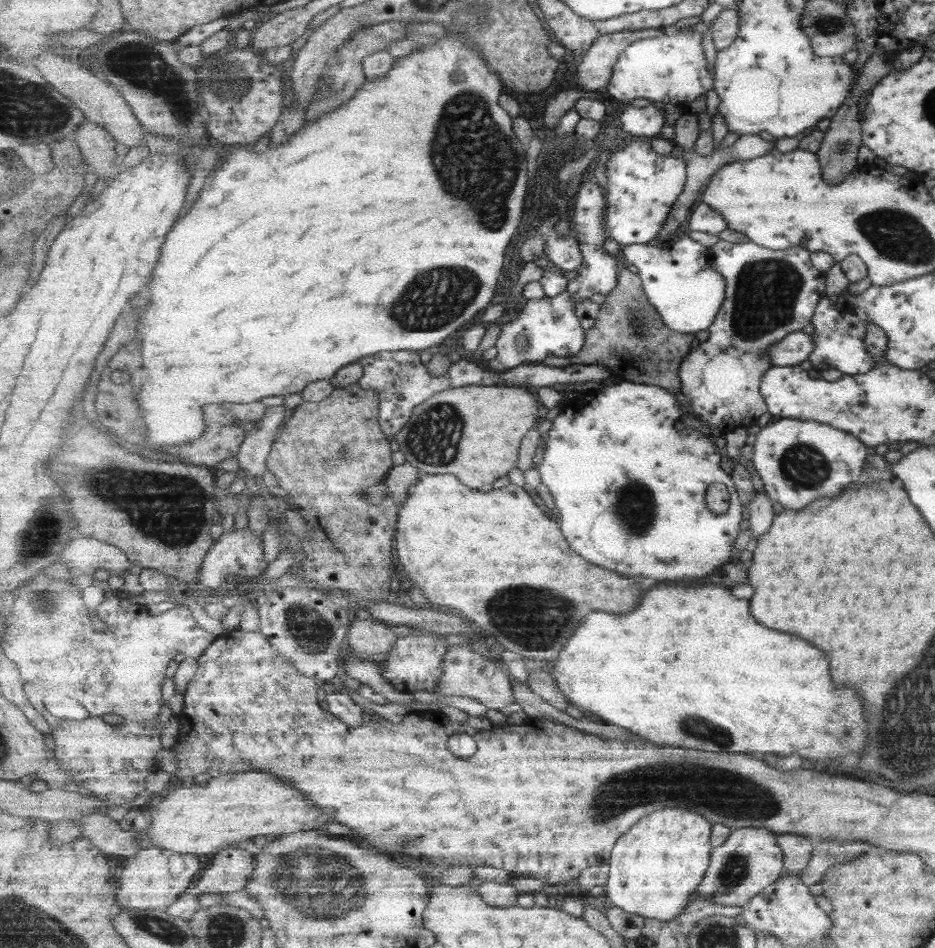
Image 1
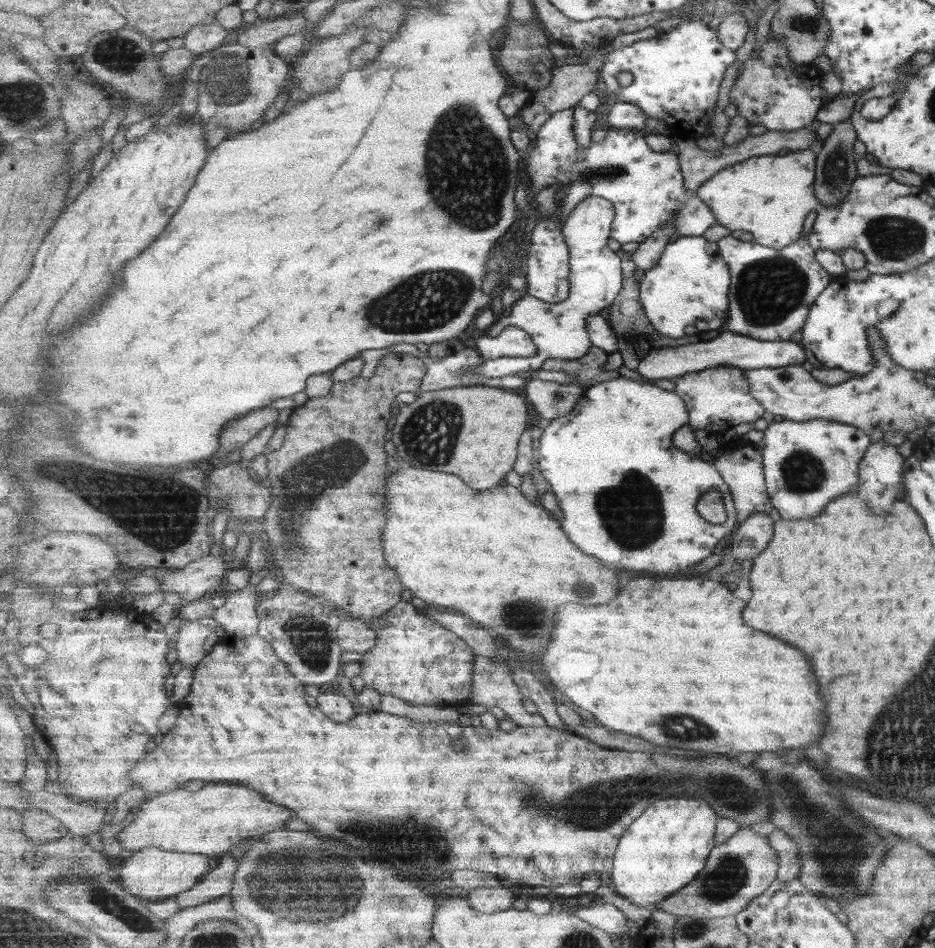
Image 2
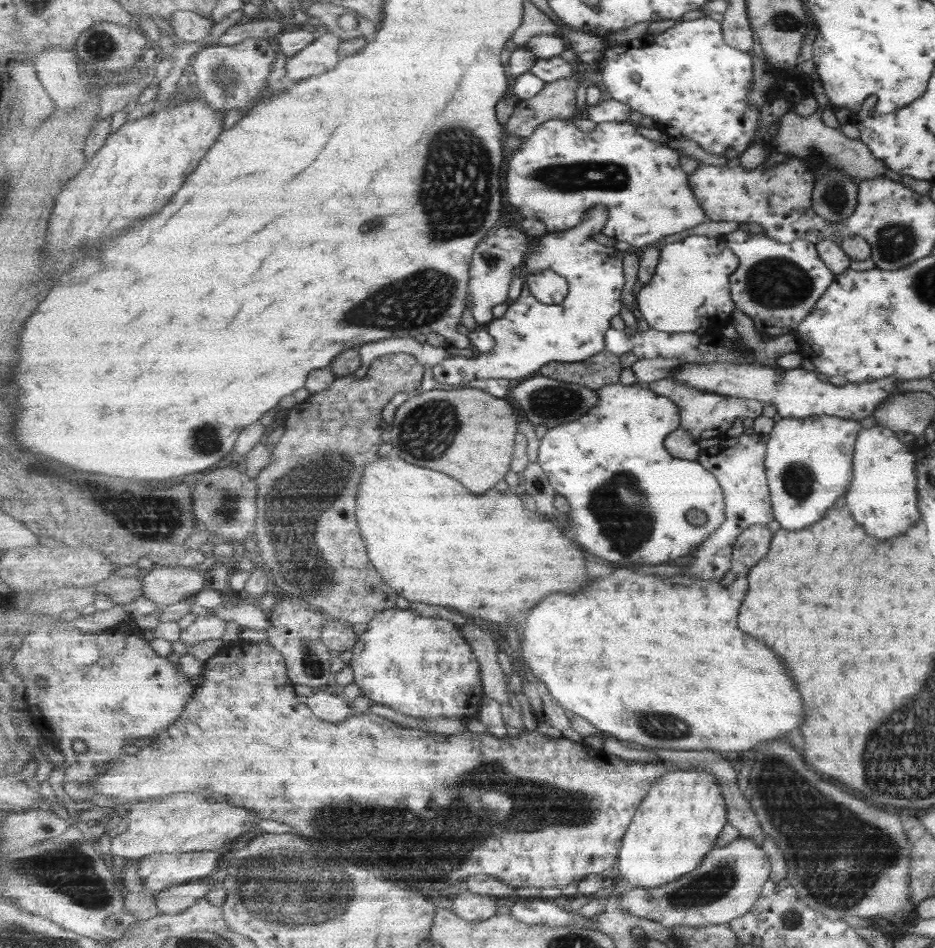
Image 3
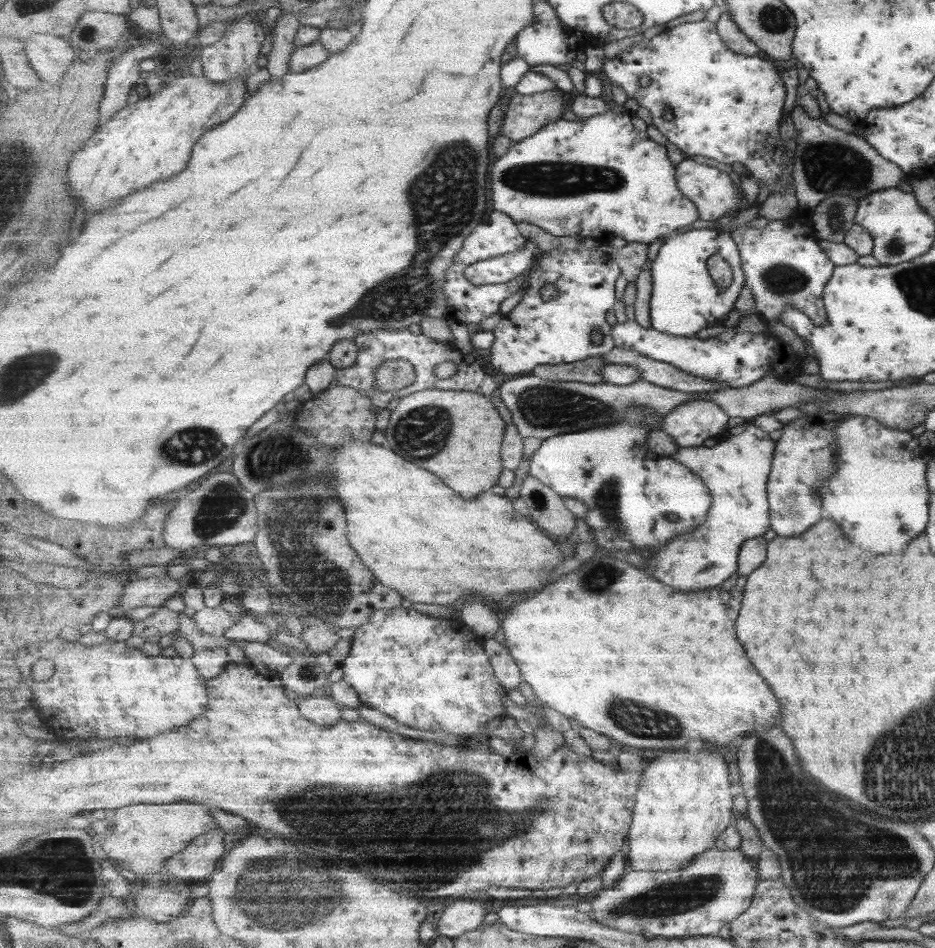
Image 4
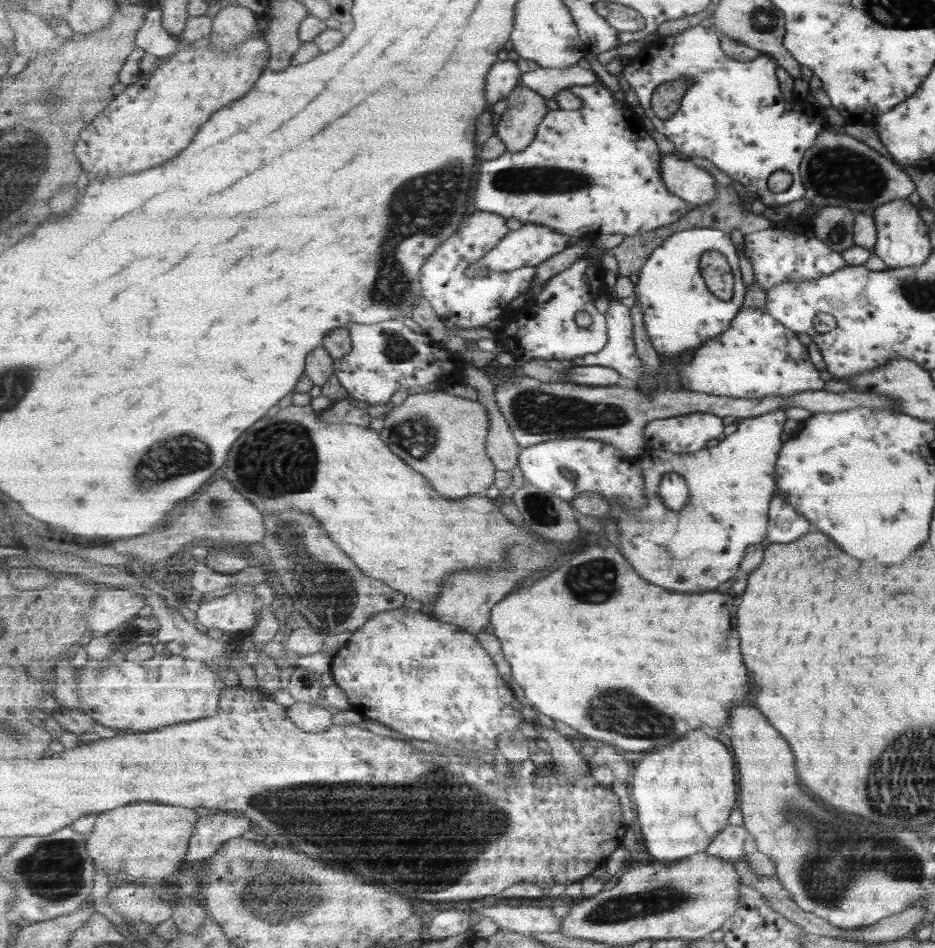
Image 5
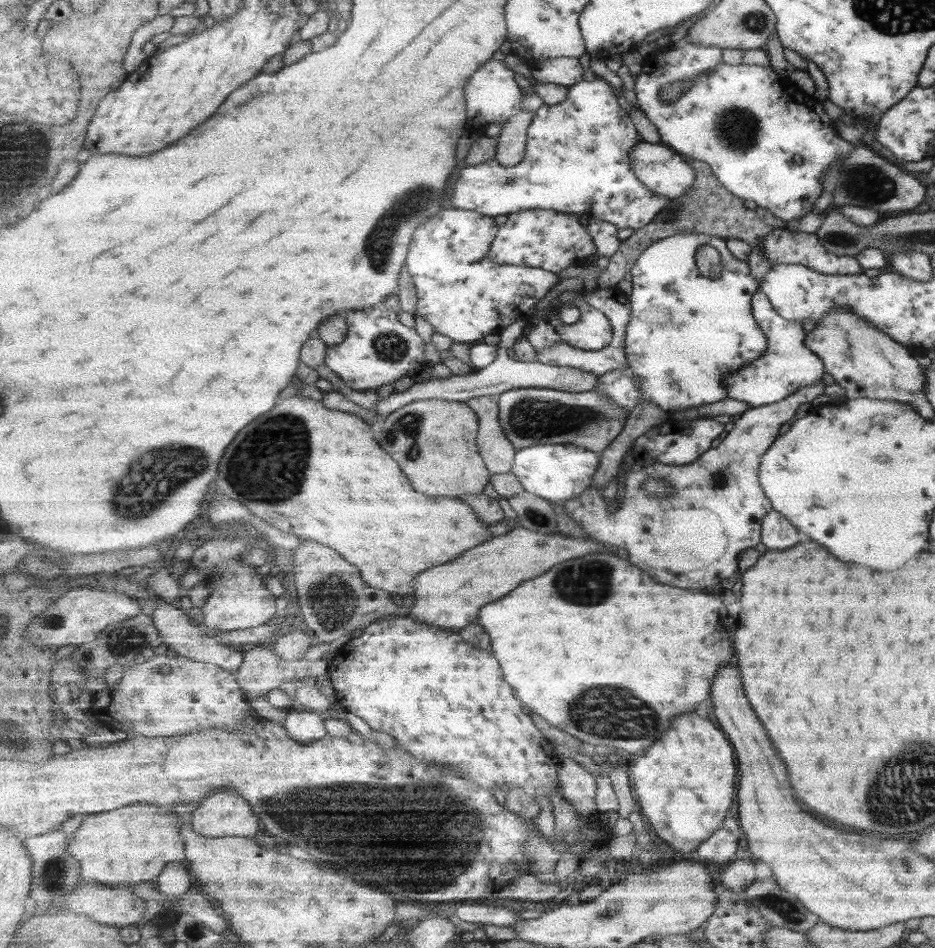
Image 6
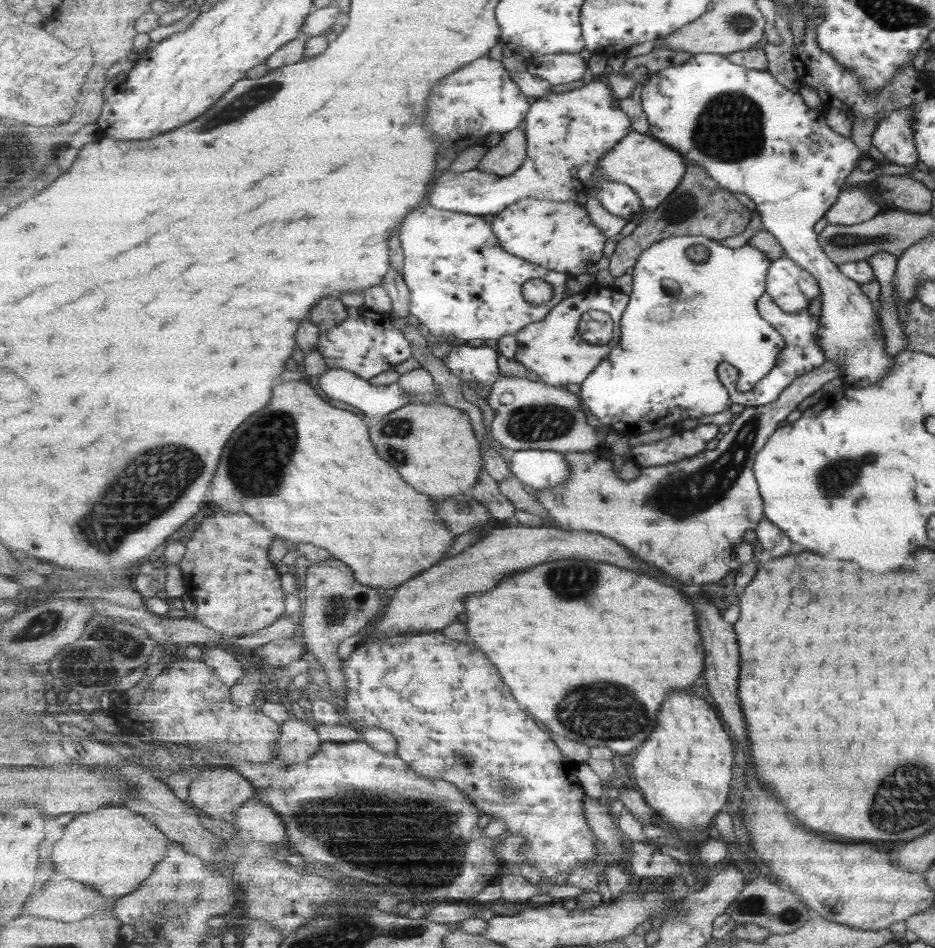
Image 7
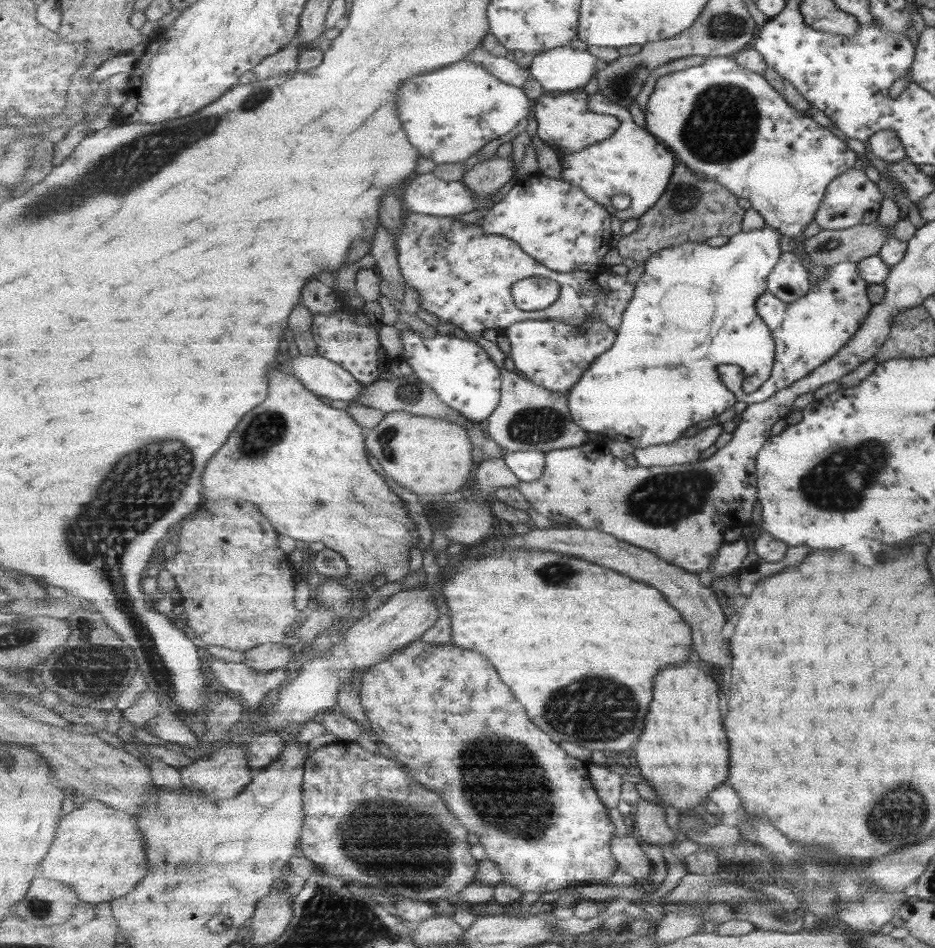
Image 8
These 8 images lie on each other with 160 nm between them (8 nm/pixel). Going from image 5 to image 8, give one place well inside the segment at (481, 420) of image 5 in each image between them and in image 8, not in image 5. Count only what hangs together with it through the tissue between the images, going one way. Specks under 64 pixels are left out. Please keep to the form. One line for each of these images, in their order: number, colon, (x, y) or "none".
6: (437, 441)
7: (433, 445)
8: (429, 455)

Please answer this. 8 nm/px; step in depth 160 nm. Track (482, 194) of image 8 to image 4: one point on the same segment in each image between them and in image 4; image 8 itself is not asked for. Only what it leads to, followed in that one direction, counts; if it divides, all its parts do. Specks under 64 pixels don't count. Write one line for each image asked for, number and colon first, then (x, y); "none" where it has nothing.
4: (526, 114)
5: (517, 126)
6: (511, 151)
7: (505, 158)

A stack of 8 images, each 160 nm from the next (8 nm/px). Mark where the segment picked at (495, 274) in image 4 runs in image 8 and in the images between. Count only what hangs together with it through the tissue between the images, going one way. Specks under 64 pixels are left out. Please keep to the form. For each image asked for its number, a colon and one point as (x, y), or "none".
5: (528, 246)
6: (540, 238)
7: (561, 236)
8: (556, 222)

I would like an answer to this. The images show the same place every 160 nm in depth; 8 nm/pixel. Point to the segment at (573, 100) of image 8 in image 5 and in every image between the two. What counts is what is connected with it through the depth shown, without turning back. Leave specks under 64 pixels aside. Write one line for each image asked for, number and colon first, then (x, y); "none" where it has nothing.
5: (589, 172)
6: (577, 161)
7: (568, 134)

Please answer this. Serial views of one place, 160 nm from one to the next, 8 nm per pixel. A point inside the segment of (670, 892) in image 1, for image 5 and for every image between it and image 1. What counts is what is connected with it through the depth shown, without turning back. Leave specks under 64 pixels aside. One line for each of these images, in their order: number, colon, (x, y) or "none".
2: (668, 847)
3: (680, 822)
4: (684, 805)
5: (684, 794)

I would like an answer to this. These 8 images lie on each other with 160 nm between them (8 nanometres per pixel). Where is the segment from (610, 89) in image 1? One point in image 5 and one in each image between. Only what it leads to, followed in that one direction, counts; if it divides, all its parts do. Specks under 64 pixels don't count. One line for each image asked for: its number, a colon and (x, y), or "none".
2: (676, 75)
3: (695, 86)
4: (706, 98)
5: (732, 115)

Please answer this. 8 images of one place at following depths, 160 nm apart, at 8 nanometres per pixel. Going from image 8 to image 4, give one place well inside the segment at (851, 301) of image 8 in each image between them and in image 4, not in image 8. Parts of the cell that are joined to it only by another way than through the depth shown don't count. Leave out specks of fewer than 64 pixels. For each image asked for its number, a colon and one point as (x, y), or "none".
4: (734, 359)
5: (756, 356)
6: (786, 364)
7: (800, 354)

